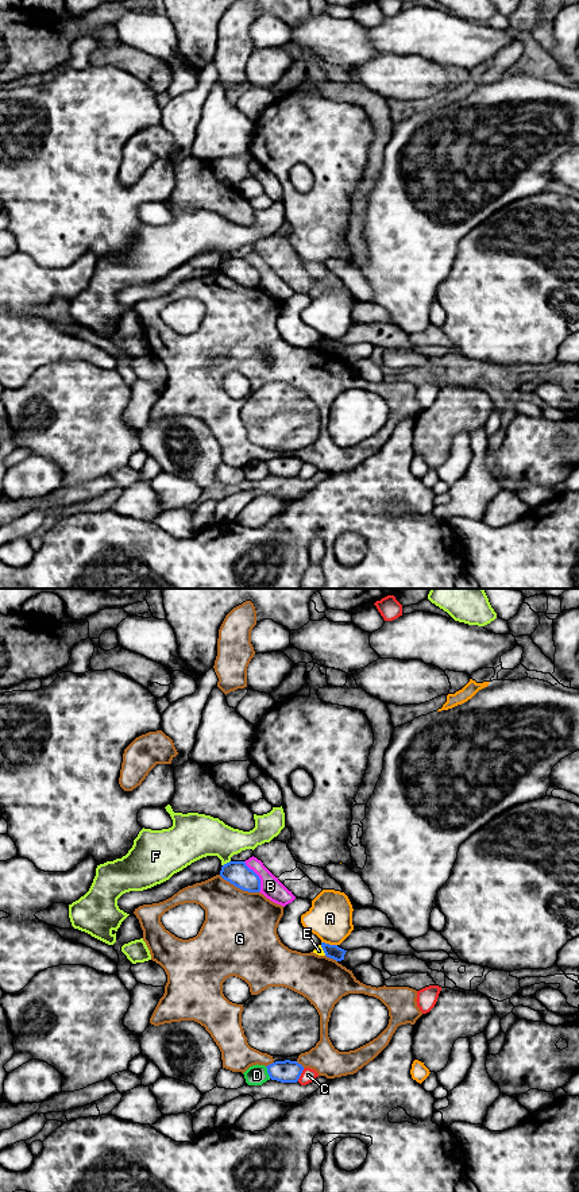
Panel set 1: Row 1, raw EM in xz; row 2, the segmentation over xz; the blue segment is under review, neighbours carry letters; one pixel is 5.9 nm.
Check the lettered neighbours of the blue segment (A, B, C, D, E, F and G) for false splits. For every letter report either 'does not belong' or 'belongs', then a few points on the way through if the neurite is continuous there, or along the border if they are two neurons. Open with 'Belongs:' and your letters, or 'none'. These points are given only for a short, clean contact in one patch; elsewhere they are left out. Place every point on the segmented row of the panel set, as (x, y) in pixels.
Belongs: none
A: does not belong
B: does not belong; border along xz (243, 861), (258, 876), (259, 891)
C: does not belong
D: does not belong
E: does not belong; border along xz (320, 945), (325, 955)
F: does not belong
G: does not belong

